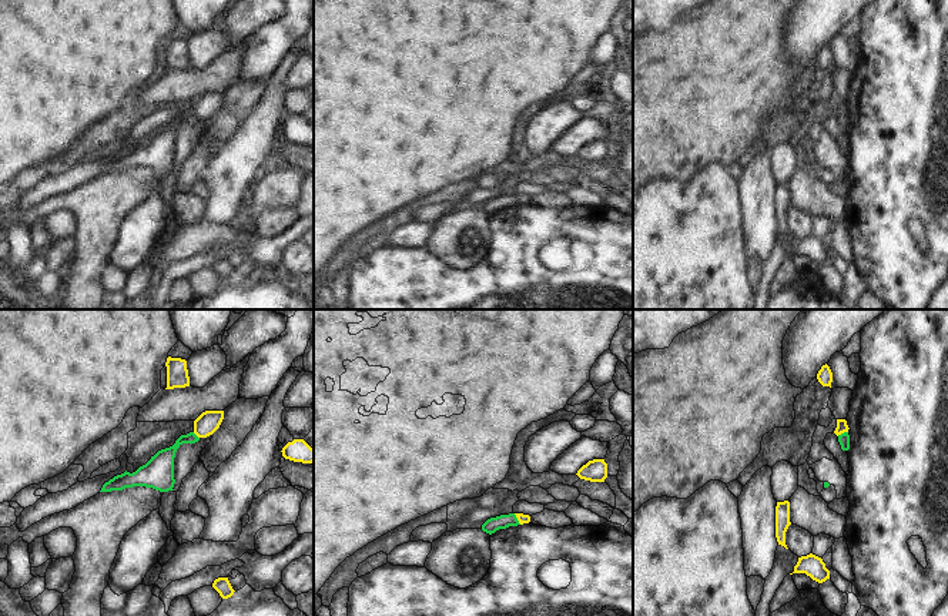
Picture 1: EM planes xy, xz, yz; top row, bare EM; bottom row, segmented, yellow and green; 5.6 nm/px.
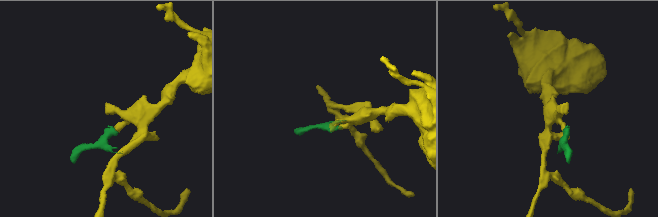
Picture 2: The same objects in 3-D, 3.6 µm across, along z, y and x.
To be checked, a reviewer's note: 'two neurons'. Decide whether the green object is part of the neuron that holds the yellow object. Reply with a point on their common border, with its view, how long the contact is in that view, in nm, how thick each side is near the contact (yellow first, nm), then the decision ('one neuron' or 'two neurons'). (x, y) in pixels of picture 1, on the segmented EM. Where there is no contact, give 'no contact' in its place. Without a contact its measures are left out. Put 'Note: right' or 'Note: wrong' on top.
Note: right
xz (518, 519) | 80 nm | 50/80 nm | two neurons

